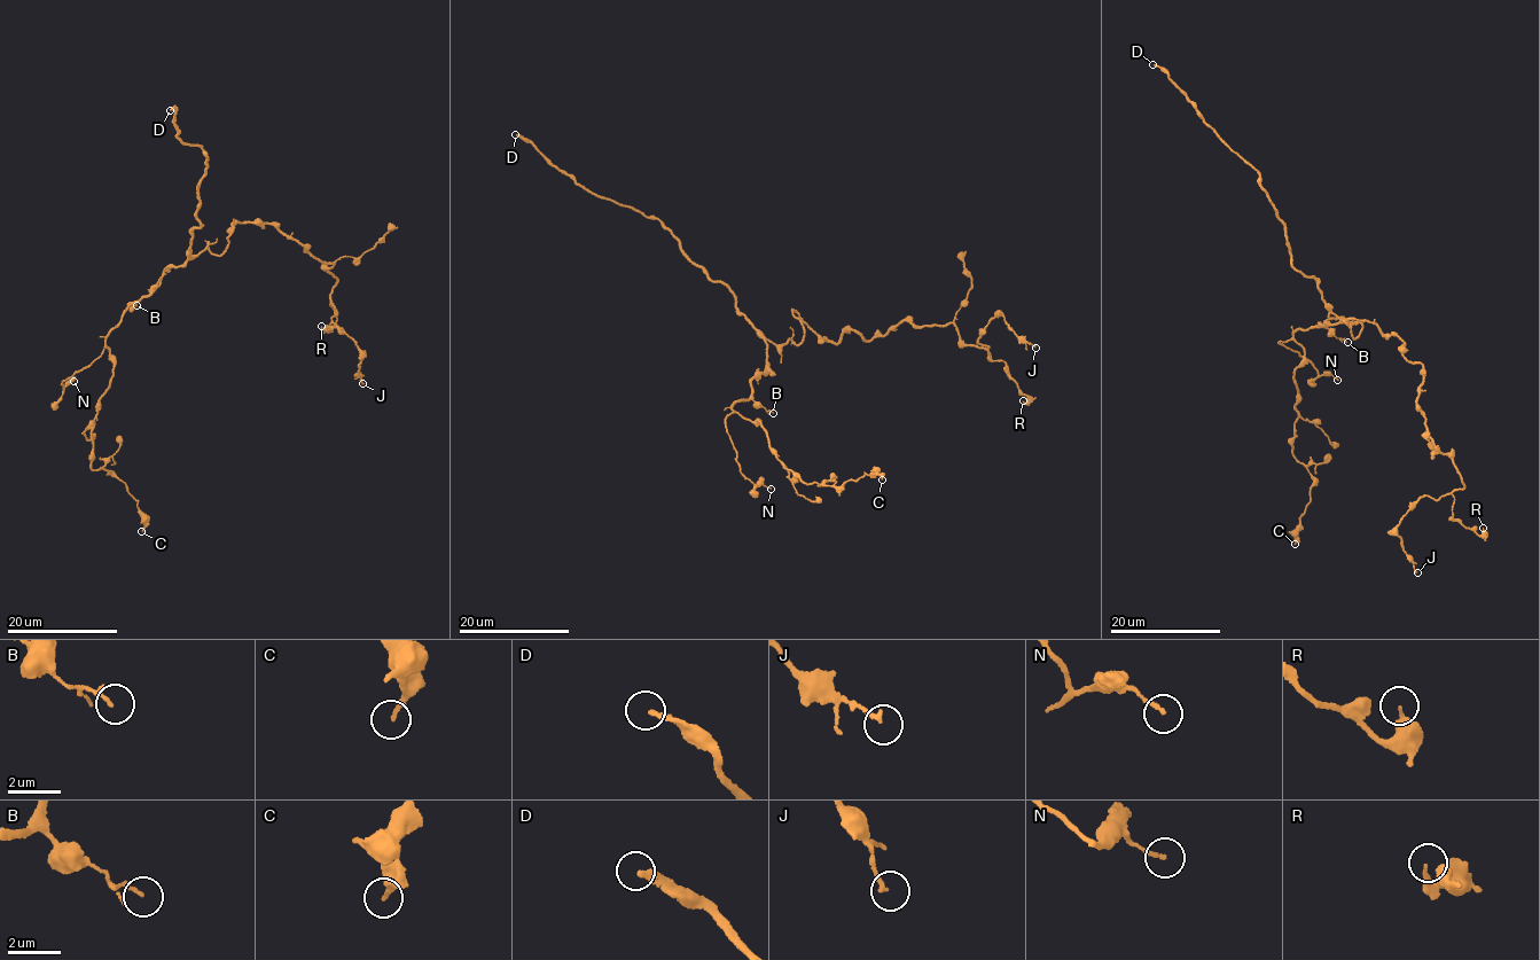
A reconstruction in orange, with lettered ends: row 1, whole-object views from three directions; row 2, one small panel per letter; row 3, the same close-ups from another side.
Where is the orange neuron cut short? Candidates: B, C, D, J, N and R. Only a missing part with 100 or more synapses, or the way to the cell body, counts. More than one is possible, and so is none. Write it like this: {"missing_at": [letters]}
{"missing_at": ["D"]}

